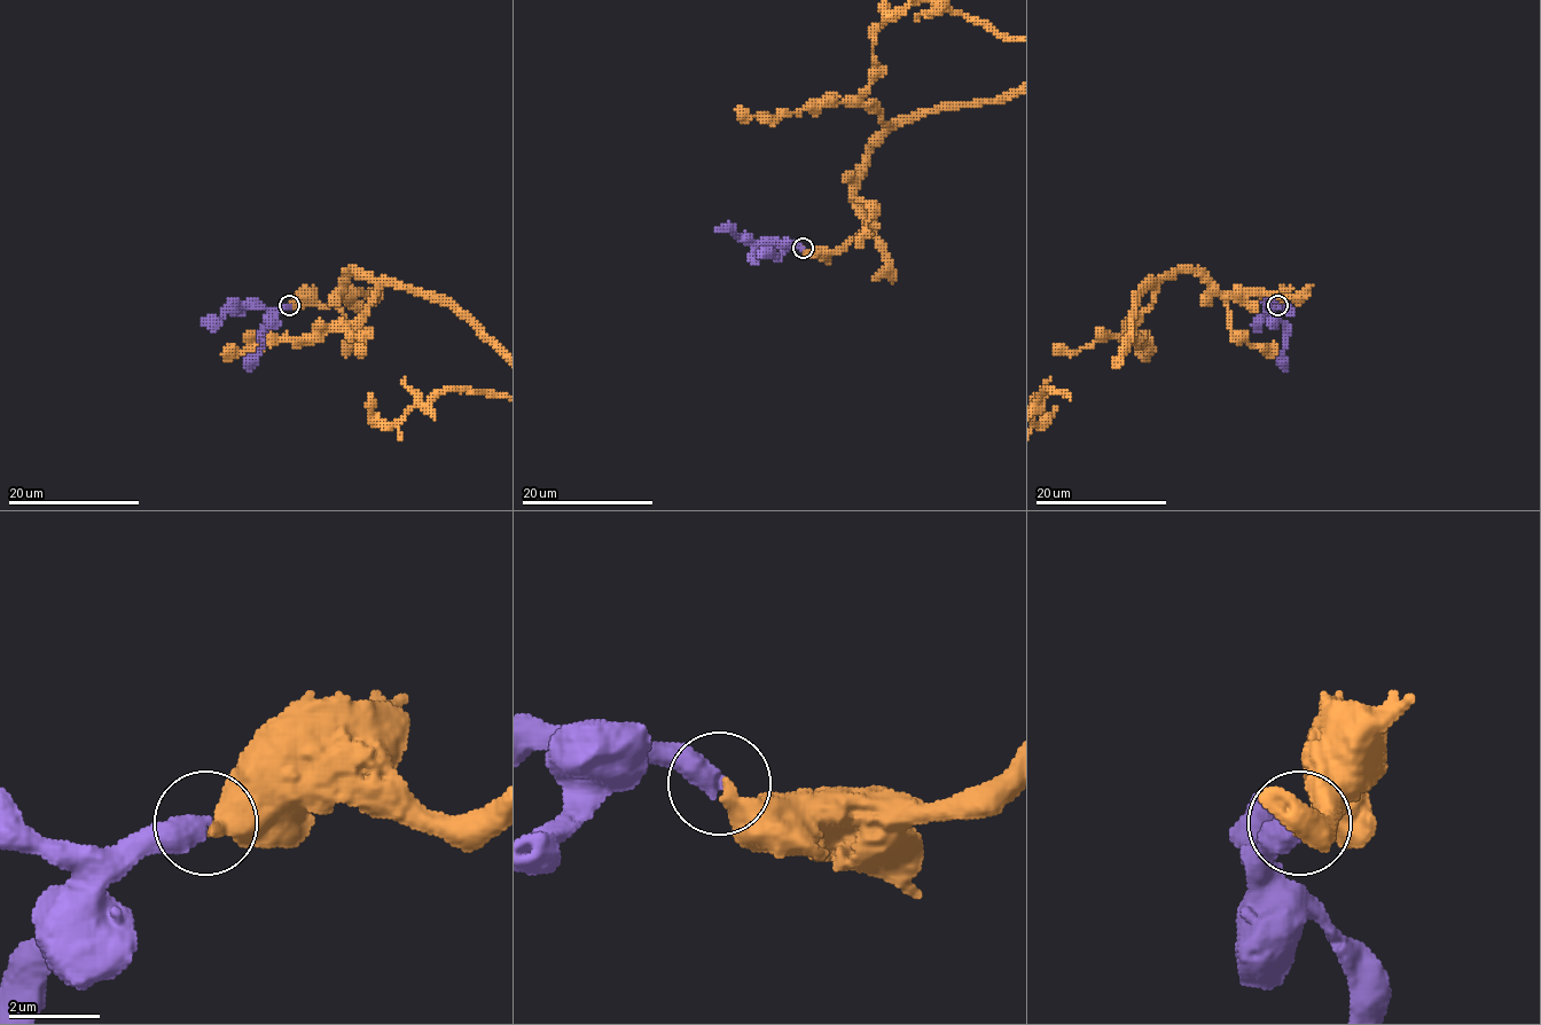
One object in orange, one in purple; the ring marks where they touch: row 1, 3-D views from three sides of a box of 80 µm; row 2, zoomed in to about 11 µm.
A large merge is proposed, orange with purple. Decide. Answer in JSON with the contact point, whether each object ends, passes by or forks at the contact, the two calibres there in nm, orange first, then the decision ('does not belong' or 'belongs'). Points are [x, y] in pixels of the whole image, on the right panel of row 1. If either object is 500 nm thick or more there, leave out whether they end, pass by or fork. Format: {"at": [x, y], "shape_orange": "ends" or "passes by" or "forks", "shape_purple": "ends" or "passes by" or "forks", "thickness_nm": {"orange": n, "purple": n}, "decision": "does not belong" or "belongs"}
{"at": [1277, 305], "thickness_nm": {"orange": 440, "purple": 550}, "decision": "belongs"}

